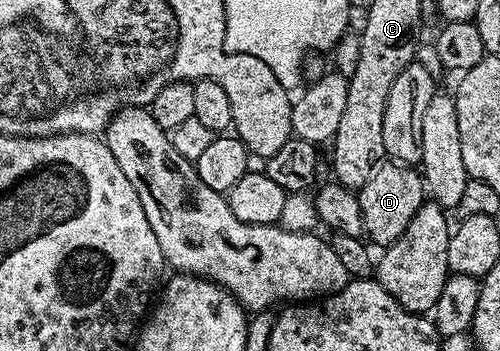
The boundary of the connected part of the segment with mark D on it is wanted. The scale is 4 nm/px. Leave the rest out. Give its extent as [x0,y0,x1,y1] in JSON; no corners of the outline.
[357,162,424,246]

